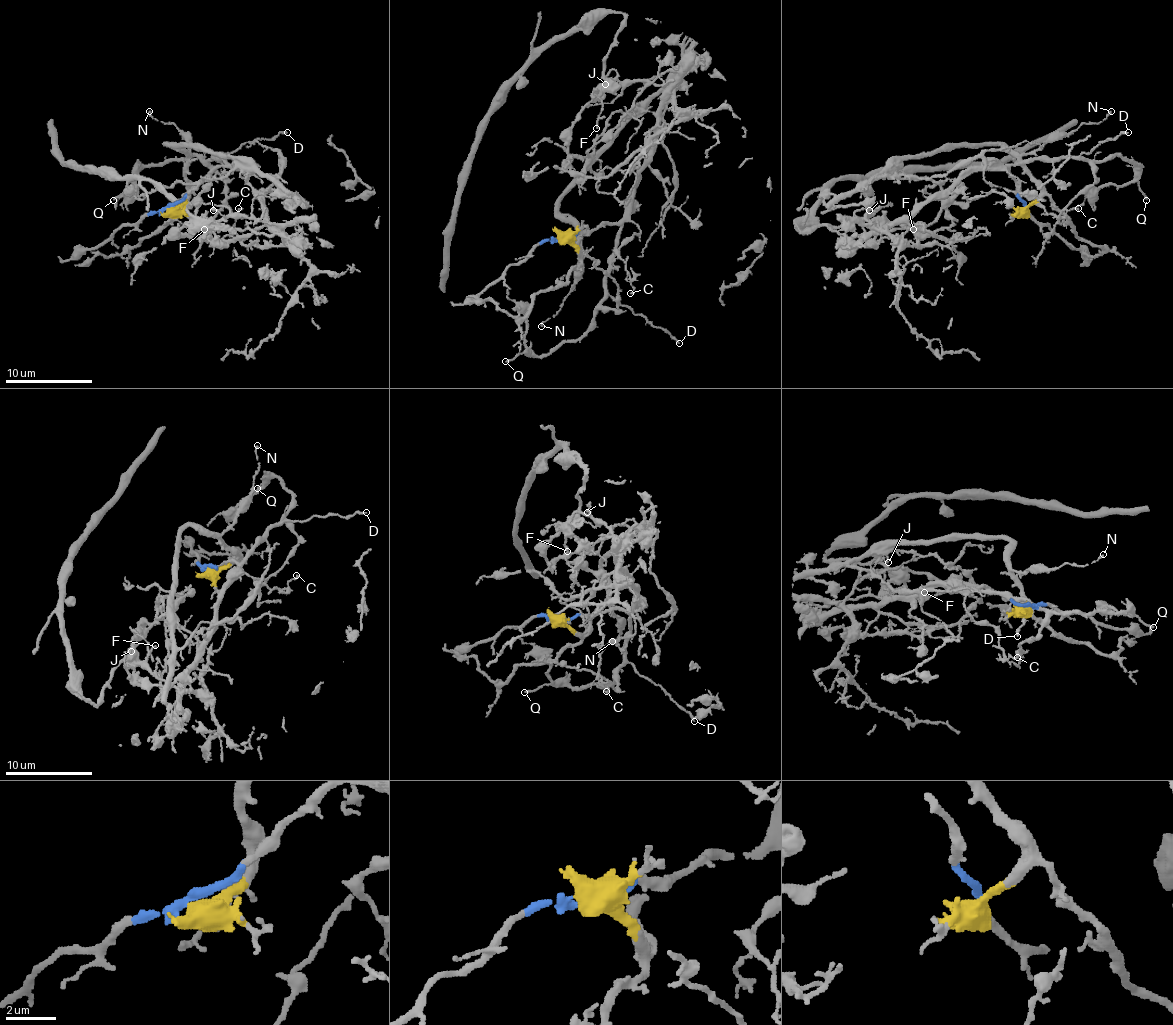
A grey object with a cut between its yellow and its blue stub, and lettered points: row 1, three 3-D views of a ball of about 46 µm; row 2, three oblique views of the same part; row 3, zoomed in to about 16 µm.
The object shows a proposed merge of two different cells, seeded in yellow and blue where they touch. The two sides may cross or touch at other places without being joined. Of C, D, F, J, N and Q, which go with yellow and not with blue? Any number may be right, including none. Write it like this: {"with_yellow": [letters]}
{"with_yellow": ["F", "J", "N"]}

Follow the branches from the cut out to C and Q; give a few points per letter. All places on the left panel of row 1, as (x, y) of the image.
C: (168, 207), (181, 202), (218, 168), (248, 176), (227, 200), (235, 217), (242, 209), (238, 209)
Q: (168, 207), (181, 202), (227, 163), (214, 157), (203, 161), (190, 154), (155, 163), (144, 168), (114, 200)

